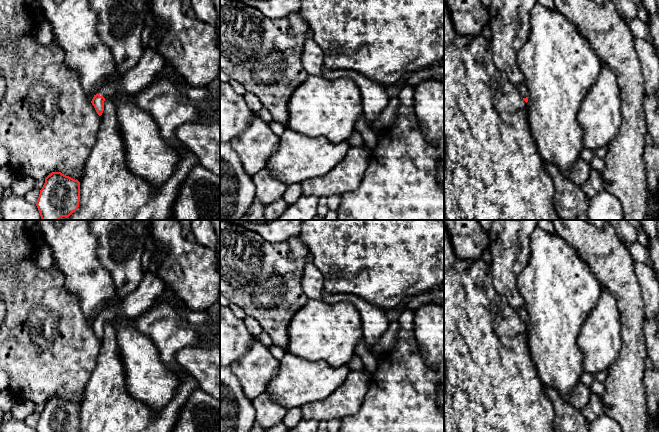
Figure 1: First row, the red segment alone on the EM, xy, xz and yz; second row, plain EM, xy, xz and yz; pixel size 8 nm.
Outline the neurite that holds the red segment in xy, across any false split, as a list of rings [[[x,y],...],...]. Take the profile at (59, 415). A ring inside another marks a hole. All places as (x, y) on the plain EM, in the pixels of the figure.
[[[52,396],[45,402],[36,427],[37,432],[78,432],[80,406],[61,396]]]

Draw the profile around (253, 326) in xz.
[[[250,316],[245,317],[244,319],[244,323],[246,325],[246,328],[248,329],[248,331],[254,336],[254,337],[258,337],[263,331],[261,325],[259,324],[258,321],[256,321],[255,319],[253,319]]]

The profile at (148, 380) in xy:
[[[116,316],[112,321],[116,326],[127,391],[152,410],[161,410],[173,398],[181,383],[179,377],[163,364],[153,341],[130,324],[129,316]]]

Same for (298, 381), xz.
[[[286,352],[279,361],[277,375],[268,382],[265,392],[286,409],[300,408],[307,403],[328,397],[343,384],[350,371],[347,364],[333,368],[324,361],[307,361]]]

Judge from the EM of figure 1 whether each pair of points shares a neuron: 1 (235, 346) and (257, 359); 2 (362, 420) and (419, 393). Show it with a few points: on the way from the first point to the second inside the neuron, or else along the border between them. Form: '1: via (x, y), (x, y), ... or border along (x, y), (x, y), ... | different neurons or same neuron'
1: border along (254, 337), (251, 346), (232, 363), (232, 372) | different neurons
2: via (376, 420), (392, 420), (405, 407) | same neuron

